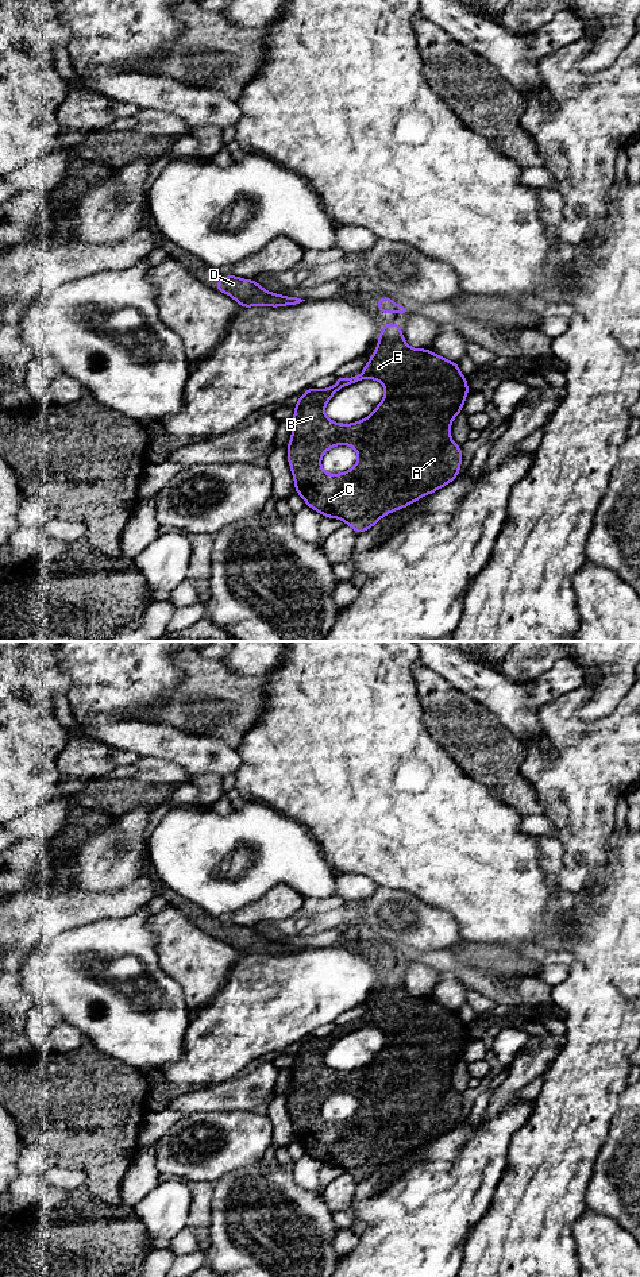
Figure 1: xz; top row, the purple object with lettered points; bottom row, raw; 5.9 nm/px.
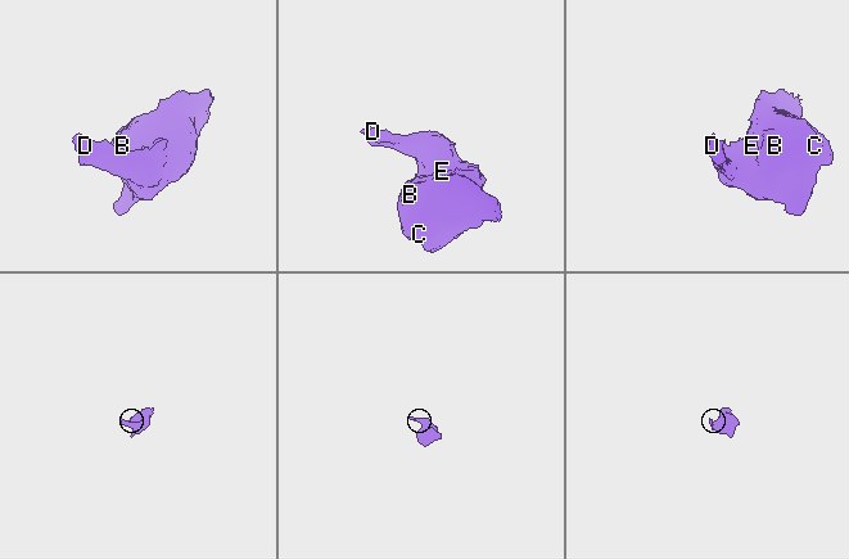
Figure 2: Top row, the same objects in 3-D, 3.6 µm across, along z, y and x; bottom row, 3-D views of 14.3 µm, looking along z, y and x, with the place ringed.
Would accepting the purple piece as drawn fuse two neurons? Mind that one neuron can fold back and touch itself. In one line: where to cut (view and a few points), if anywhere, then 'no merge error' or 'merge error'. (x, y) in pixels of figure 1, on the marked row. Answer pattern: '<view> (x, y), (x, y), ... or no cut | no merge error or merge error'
no cut | no merge error

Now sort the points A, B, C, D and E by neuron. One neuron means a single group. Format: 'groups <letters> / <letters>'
groups A B C D E

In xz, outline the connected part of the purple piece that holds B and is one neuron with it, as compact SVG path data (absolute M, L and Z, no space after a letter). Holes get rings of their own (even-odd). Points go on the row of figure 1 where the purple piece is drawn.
M383 323L374 354L365 369L355 377L339 378L327 389L306 389L294 405L290 441L286 445L288 463L294 479L294 493L327 518L342 520L356 535L371 529L381 518L450 485L459 474L463 460L462 447L451 440L451 423L463 412L470 394L467 377L459 370L459 363L436 355L429 348L412 348L404 340L401 323ZM362 379L379 381L385 389L382 401L366 418L352 424L342 424L325 417L328 401L343 387ZM335 445L351 445L358 452L358 462L346 472L328 474L321 468L323 455Z

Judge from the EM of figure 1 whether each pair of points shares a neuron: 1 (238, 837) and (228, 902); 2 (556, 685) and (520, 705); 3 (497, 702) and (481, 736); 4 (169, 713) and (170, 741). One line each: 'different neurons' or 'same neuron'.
1: same neuron
2: same neuron
3: different neurons
4: different neurons

